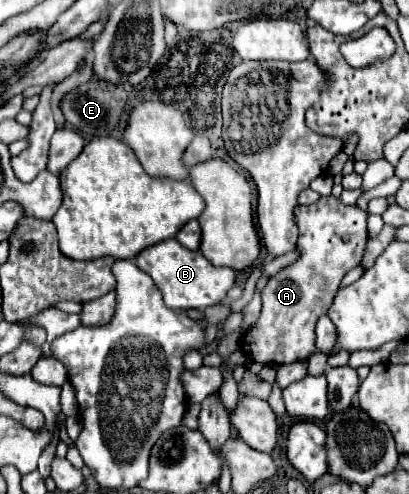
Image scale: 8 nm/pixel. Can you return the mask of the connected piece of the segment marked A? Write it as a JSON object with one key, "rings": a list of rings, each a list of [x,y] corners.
{"rings":[[[335,196],[319,198],[311,206],[299,206],[295,210],[295,222],[299,226],[297,248],[301,250],[301,258],[295,264],[283,268],[279,274],[269,278],[265,290],[261,292],[261,298],[263,298],[261,316],[257,320],[257,324],[251,330],[247,330],[241,338],[241,344],[243,344],[241,350],[253,362],[259,362],[259,364],[279,364],[281,366],[281,364],[305,360],[313,354],[313,350],[315,350],[315,324],[317,324],[319,316],[327,314],[327,310],[329,310],[329,306],[331,306],[331,302],[339,290],[343,276],[361,264],[365,244],[369,240],[367,212],[363,212],[359,206],[345,206]]]}

